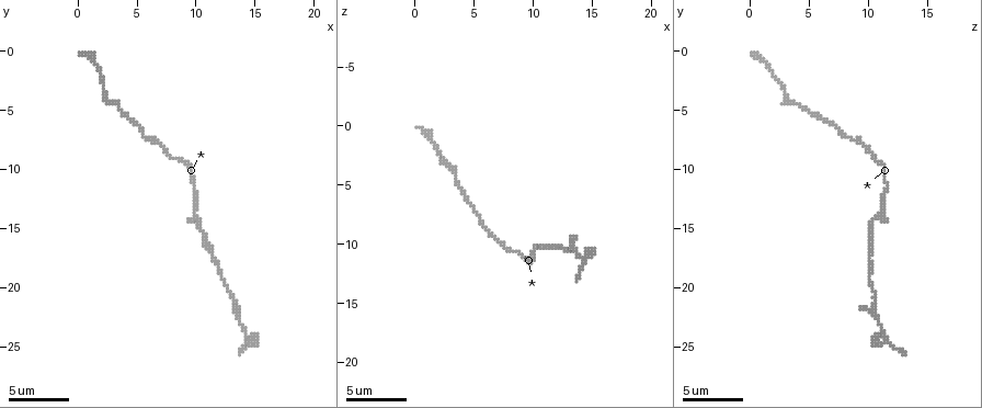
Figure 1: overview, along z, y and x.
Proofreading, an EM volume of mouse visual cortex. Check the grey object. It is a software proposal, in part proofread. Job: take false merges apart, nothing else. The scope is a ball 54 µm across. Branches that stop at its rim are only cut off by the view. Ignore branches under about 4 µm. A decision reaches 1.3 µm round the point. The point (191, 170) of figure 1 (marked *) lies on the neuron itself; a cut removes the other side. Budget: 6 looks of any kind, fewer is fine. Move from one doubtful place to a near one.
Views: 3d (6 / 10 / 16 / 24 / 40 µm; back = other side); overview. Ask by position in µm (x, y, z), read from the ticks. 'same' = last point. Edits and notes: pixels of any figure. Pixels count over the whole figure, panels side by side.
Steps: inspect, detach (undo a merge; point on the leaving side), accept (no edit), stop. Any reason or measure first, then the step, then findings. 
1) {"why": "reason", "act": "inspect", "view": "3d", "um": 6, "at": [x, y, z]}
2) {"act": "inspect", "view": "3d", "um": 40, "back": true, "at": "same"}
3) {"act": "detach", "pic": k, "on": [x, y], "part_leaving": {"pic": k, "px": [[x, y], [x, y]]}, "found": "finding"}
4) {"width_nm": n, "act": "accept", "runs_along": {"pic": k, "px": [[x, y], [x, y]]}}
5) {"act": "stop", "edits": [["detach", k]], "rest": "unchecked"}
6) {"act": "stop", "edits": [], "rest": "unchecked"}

{"why": "calibre changes", "act": "inspect", "view": "3d", "um": 10, "at": [3.4, 4.6, 4.0]}

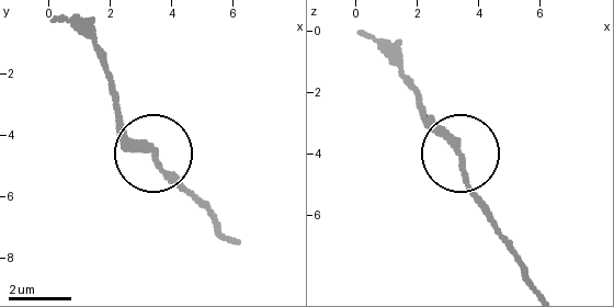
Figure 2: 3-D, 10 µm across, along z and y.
{"why": "zoom in", "act": "inspect", "view": "3d", "um": 6, "at": "same"}

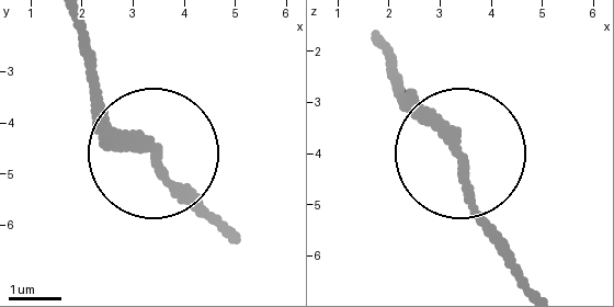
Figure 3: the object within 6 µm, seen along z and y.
{"act": "accept", "runs_along": {"pic": 3, "px": [[529, 282], [458, 156], [401, 90]]}, "found": "one neuron here"}

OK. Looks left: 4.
{"why": "thick turns thin", "act": "inspect", "view": "3d", "um": 10, "at": [11.6, 17.8, 10.0]}

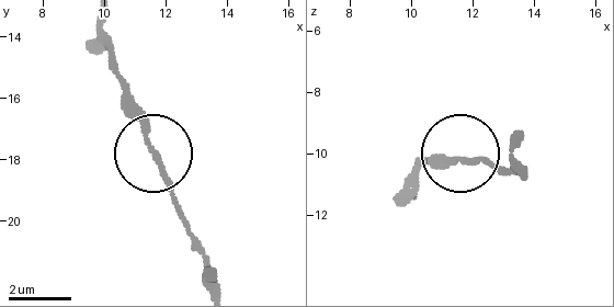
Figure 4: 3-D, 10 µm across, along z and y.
{"act": "accept", "runs_along": {"pic": 4, "px": [[100, 19], [126, 113], [149, 145], [186, 229]]}, "found": "continuous, no second neuron"}

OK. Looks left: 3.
{"act": "stop", "edits": [], "rest": "unchecked"}

